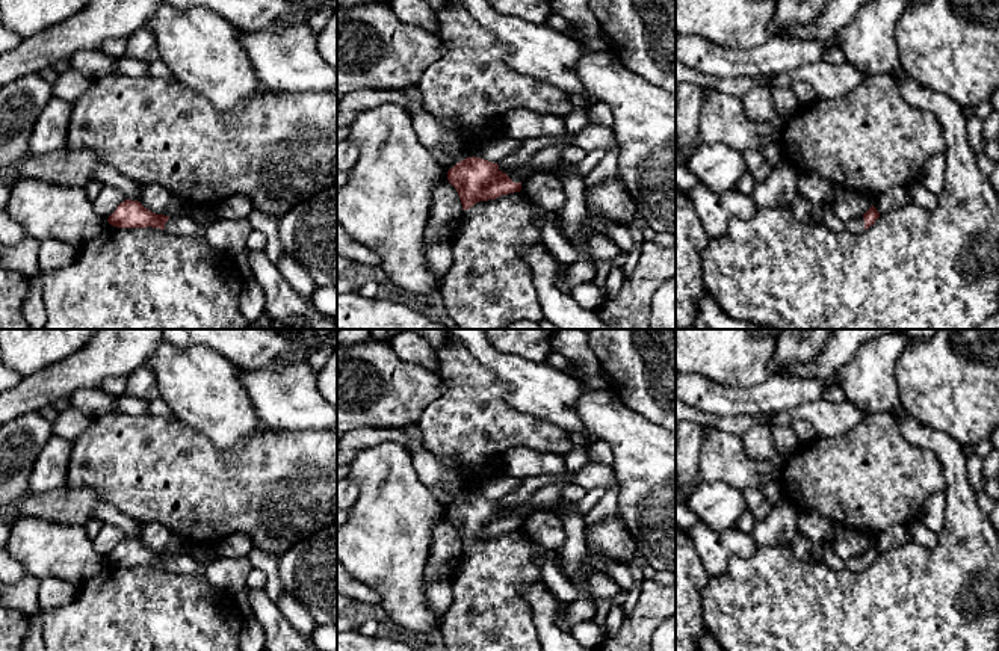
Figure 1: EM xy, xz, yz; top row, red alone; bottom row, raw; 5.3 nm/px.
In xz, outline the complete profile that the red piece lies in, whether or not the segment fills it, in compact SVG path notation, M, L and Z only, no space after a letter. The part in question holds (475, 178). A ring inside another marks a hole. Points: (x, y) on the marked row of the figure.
M594 150L577 165L555 163L550 168L538 169L532 162L520 165L511 171L502 172L497 163L467 157L447 171L449 183L456 189L462 210L469 210L479 201L496 199L502 195L521 190L521 184L537 172L579 174L586 177L589 171L602 160L605 151Z

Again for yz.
M872 205L863 216L858 216L846 222L845 230L852 234L860 234L864 230L868 230L871 225L874 225L878 218L880 218L880 213Z

